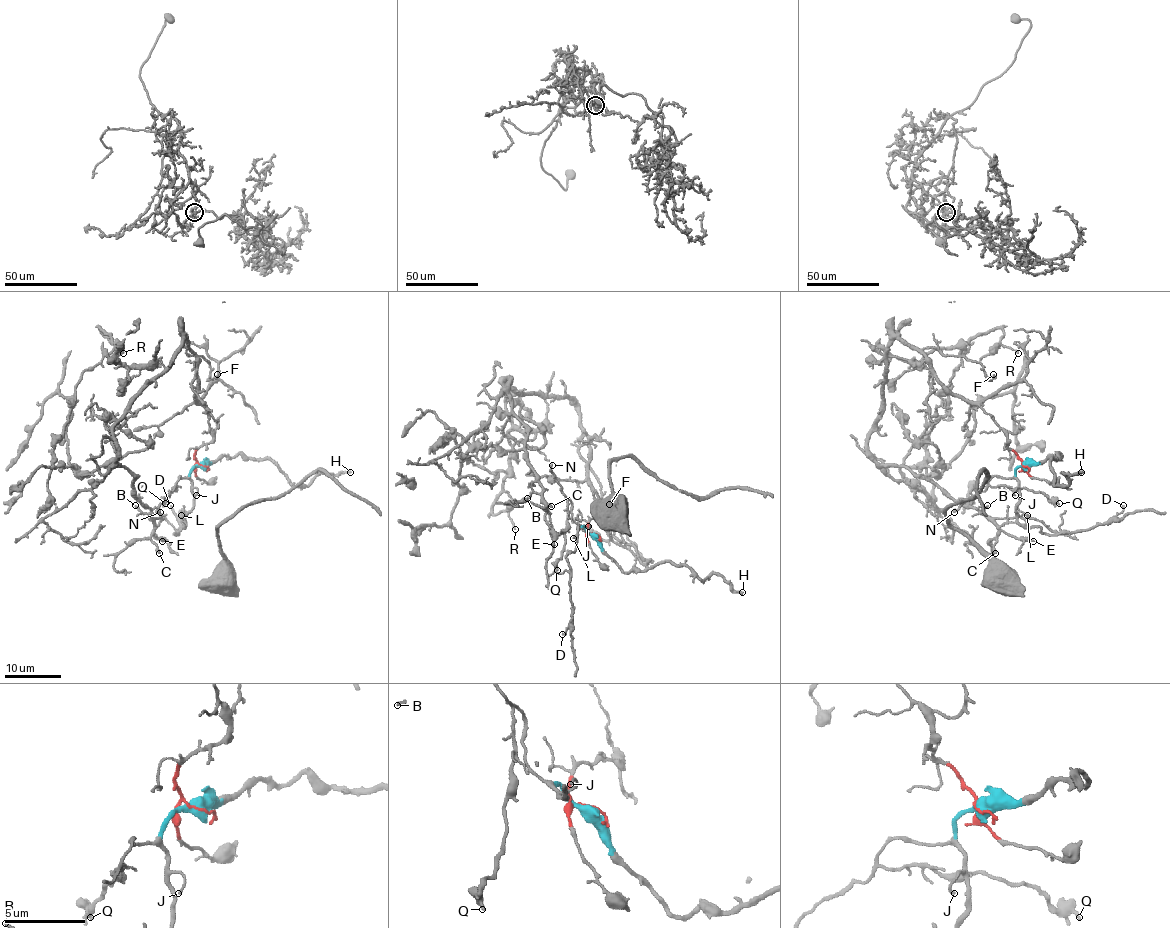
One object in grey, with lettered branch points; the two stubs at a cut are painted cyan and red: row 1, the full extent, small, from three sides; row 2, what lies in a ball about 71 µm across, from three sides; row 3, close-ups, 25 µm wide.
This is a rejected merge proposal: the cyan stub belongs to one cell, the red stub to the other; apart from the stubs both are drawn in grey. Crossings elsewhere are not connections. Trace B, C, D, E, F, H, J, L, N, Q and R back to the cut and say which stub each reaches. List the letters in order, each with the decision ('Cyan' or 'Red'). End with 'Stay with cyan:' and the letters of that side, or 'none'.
B: Red
C: Red
D: Cyan
E: Red
F: Red
H: Cyan
J: Cyan
L: Cyan
N: Cyan
Q: Cyan
R: Red
Stay with cyan: D, H, J, L, N, Q

